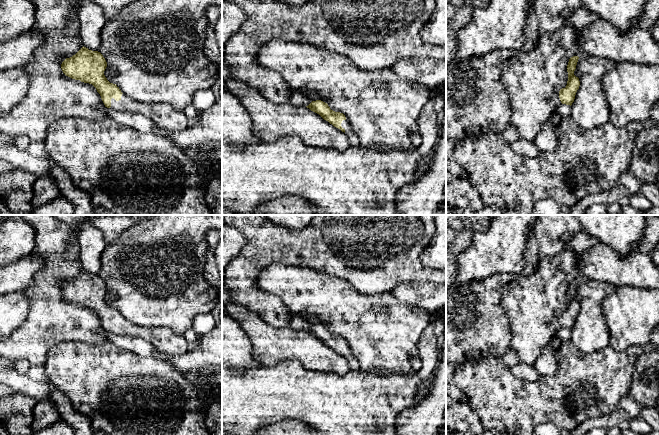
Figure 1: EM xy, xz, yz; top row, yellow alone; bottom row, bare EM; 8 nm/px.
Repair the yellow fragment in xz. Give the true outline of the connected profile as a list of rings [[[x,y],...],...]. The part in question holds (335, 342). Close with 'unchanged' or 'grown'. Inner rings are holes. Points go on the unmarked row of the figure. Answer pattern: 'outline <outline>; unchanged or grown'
outline [[[321,324],[312,325],[306,331],[319,338],[324,344],[328,345],[334,351],[344,356],[347,360],[350,371],[360,370],[360,363],[343,337],[331,334],[328,328]]]; grown

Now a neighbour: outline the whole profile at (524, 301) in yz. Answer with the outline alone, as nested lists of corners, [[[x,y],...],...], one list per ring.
[[[572,251],[543,257],[531,275],[511,281],[502,290],[501,305],[510,325],[510,348],[513,348],[519,362],[534,366],[541,351],[561,328],[559,315],[568,305],[567,289],[573,280],[583,277],[579,269],[579,256]]]

